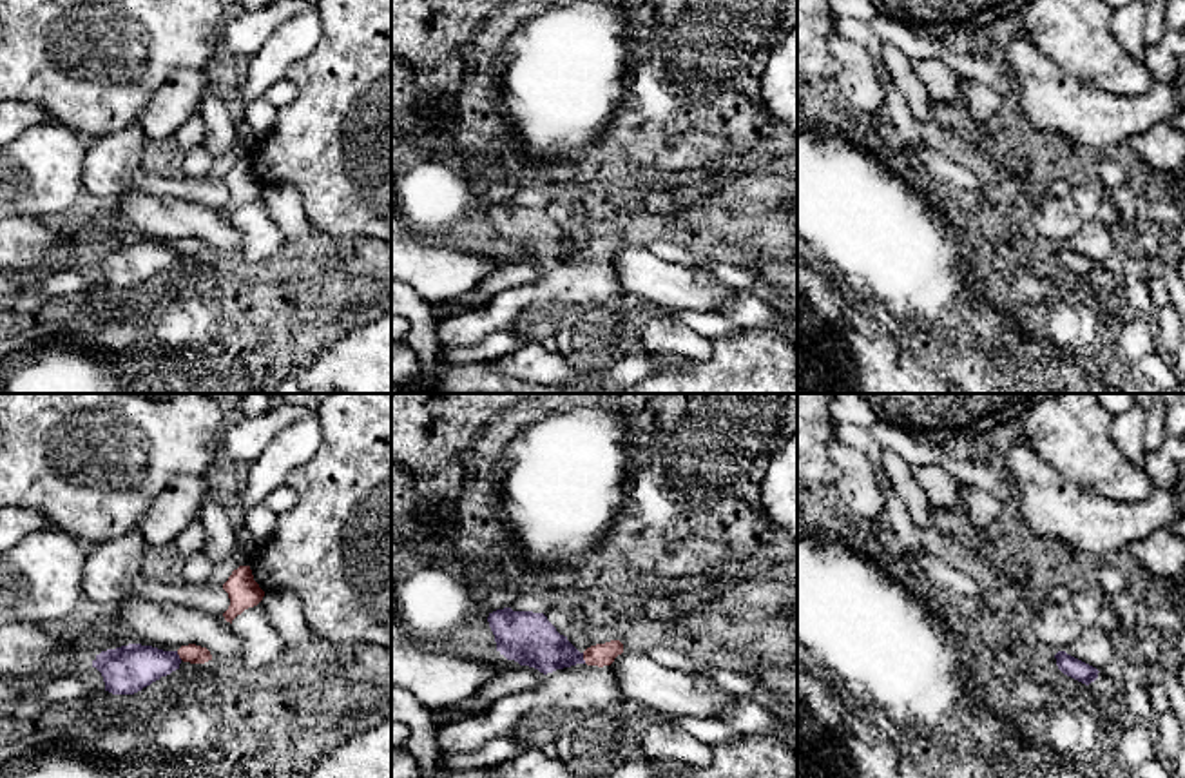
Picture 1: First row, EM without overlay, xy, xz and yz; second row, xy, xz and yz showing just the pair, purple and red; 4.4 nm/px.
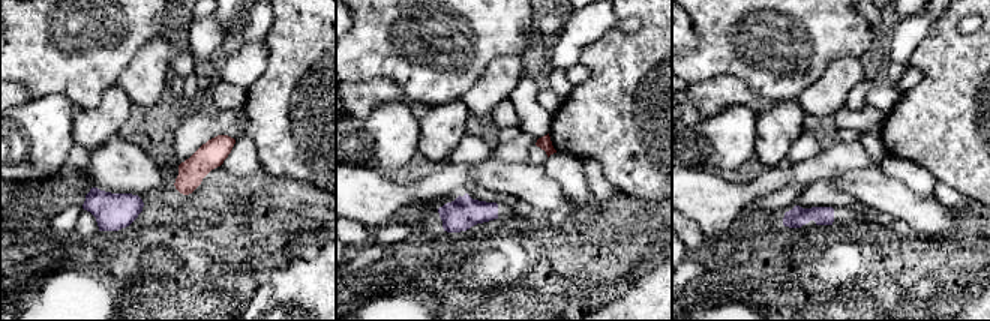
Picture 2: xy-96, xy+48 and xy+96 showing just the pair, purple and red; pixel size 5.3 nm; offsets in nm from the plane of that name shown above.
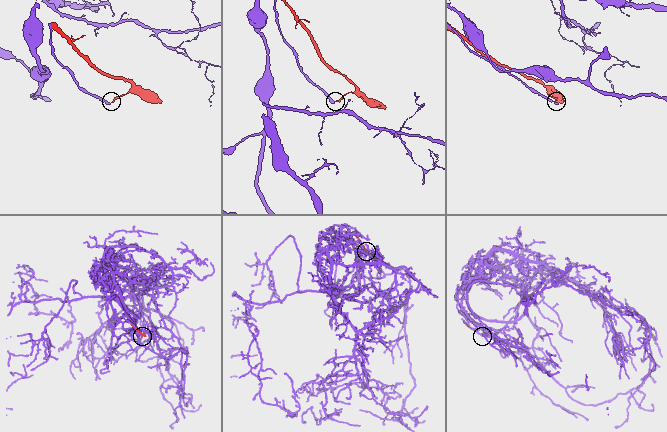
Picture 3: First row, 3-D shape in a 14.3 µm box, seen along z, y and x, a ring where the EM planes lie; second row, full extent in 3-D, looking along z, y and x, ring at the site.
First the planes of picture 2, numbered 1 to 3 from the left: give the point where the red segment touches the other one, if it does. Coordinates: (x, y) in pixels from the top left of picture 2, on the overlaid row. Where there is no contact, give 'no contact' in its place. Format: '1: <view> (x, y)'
1: no contact
2: no contact
3: no contact

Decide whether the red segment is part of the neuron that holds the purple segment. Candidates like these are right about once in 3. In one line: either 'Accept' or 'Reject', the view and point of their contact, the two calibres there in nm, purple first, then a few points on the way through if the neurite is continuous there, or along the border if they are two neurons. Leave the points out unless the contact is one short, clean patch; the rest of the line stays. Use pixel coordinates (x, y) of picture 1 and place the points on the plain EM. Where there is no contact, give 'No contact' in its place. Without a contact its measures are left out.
Reject. Touches purple at xz (582, 252). Thickness 240 nm (purple) against 100 nm. Boundary: xz (582, 247), (586, 256)

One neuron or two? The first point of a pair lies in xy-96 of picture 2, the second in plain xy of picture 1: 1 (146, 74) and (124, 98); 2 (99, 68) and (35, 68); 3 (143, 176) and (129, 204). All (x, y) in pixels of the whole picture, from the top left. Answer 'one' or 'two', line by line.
1: two
2: one
3: one

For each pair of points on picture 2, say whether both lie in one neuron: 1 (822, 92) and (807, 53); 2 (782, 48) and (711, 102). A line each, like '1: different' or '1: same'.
1: different
2: different

